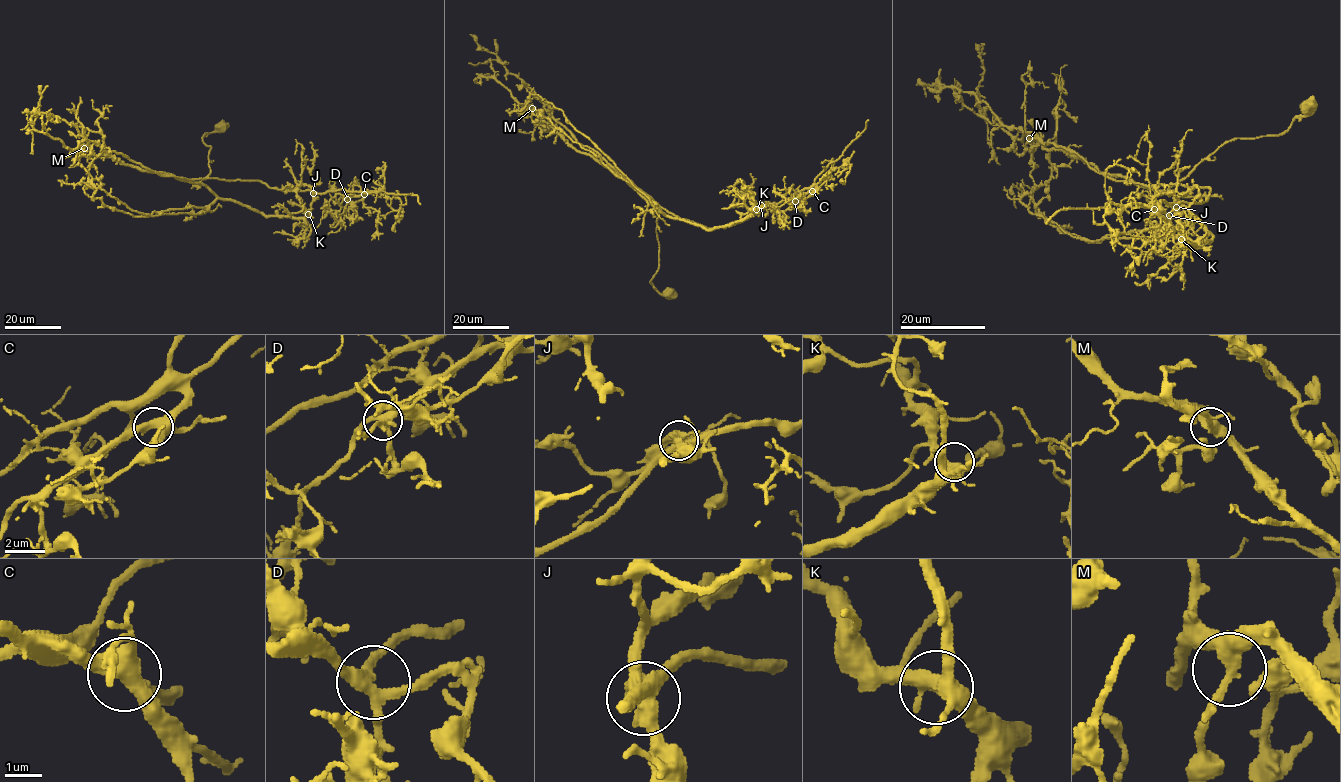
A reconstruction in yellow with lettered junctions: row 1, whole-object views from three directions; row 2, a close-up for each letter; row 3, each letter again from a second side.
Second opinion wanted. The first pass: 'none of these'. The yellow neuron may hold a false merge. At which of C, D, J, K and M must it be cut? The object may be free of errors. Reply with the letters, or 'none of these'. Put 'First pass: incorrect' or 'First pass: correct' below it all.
J
First pass: incorrect

